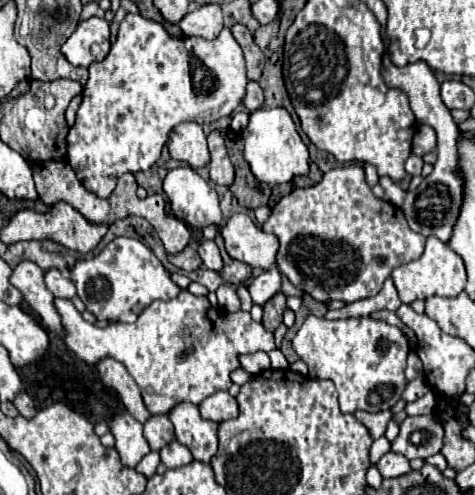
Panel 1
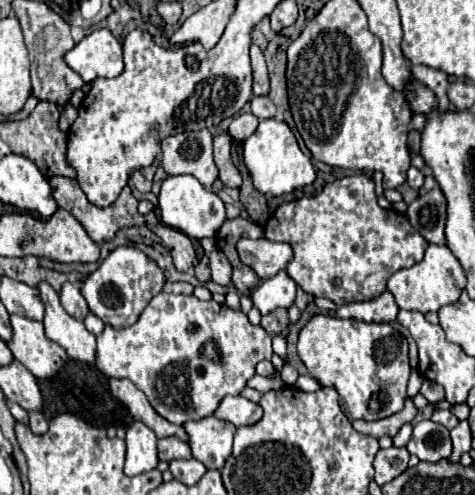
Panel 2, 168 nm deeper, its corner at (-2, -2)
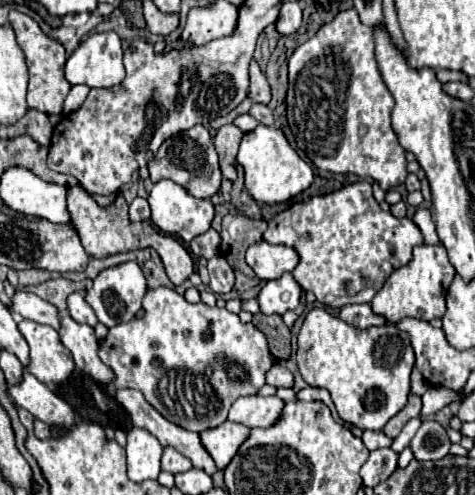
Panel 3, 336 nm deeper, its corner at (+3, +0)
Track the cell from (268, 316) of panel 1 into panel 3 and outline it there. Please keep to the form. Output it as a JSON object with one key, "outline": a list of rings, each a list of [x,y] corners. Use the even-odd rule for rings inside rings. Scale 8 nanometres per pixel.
{"outline":[[[255,314],[253,316],[253,326],[267,336],[271,354],[277,360],[287,360],[289,358],[289,354],[291,354],[291,344],[289,344],[291,332],[289,332],[289,328],[285,326],[285,322],[279,314],[271,314],[271,316]]]}

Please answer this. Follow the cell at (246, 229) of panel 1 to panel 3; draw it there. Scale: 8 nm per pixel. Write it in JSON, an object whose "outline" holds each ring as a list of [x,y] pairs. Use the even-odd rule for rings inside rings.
{"outline":[[[265,240],[249,246],[247,264],[263,280],[275,280],[285,272],[291,272],[299,264],[299,254],[289,246],[273,246]]]}

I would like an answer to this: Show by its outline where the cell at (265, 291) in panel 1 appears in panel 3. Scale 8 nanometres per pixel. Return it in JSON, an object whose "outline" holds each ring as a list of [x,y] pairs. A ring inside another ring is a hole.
{"outline":[[[283,274],[277,280],[265,282],[257,300],[263,314],[285,314],[287,310],[295,310],[299,306],[303,288],[295,282],[293,274]]]}

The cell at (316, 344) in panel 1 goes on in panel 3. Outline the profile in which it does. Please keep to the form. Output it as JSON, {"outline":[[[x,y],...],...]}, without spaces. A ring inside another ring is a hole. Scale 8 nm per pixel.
{"outline":[[[313,308],[305,316],[297,344],[297,364],[303,380],[309,386],[329,390],[341,420],[361,430],[381,432],[407,404],[415,354],[407,332],[401,332],[395,324],[359,330],[331,316],[327,310]]]}

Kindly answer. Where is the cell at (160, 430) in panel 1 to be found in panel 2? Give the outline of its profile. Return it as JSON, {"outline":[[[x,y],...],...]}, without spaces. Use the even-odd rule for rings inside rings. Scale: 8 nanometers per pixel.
{"outline":[[[168,436],[168,438],[160,438],[158,440],[158,458],[164,462],[170,462],[174,458],[190,458],[190,446],[188,442],[176,438],[176,436]]]}

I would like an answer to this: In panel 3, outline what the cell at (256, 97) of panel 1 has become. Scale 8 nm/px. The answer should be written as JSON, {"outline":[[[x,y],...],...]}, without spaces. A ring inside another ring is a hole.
{"outline":[[[253,104],[249,114],[251,114],[259,124],[263,124],[263,126],[273,126],[273,114],[271,114],[271,110],[269,110],[265,104]]]}

